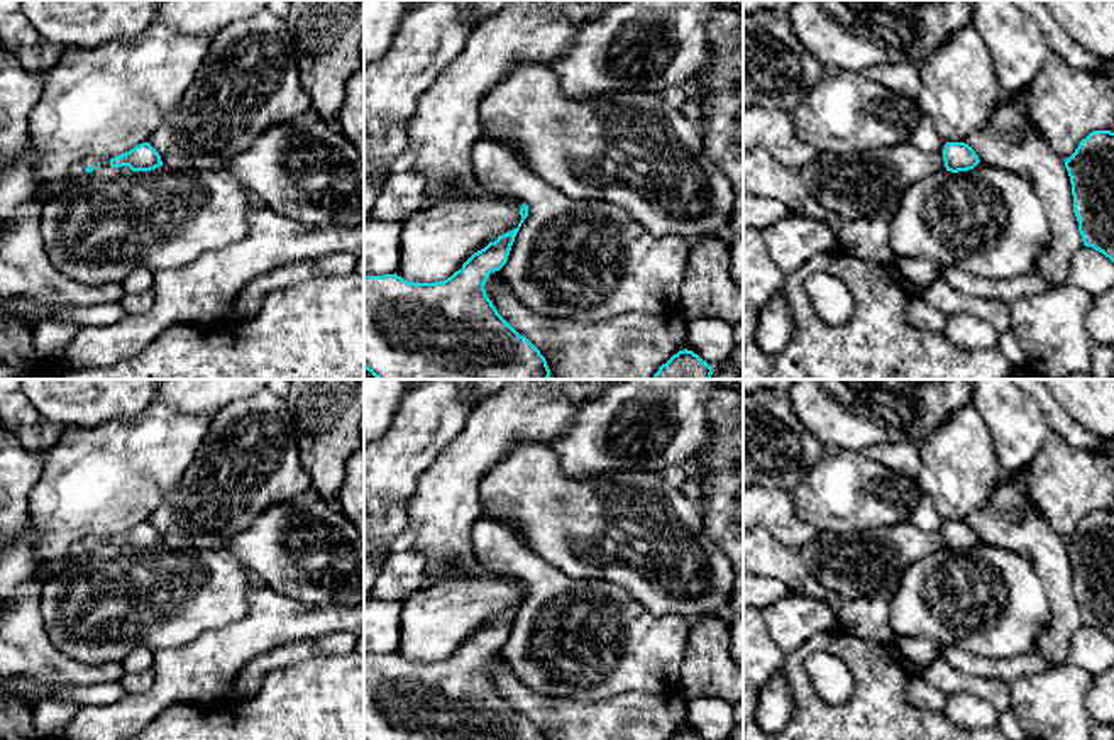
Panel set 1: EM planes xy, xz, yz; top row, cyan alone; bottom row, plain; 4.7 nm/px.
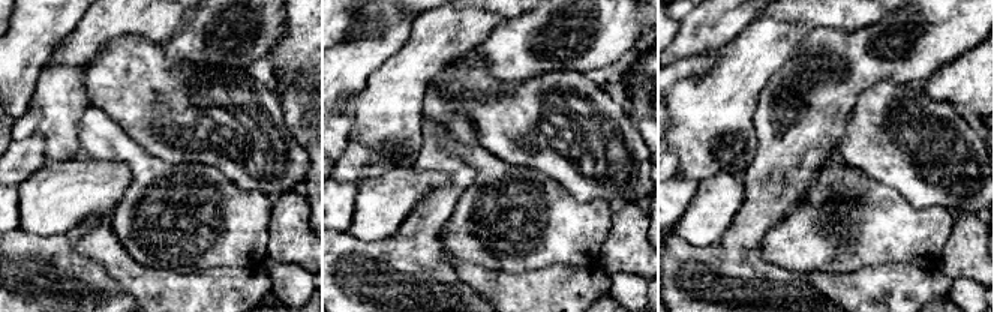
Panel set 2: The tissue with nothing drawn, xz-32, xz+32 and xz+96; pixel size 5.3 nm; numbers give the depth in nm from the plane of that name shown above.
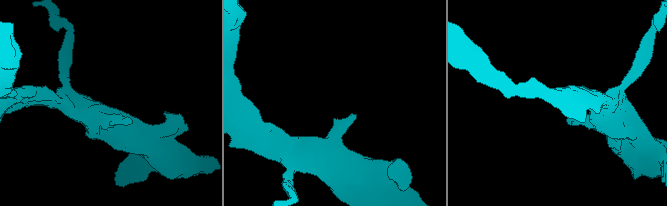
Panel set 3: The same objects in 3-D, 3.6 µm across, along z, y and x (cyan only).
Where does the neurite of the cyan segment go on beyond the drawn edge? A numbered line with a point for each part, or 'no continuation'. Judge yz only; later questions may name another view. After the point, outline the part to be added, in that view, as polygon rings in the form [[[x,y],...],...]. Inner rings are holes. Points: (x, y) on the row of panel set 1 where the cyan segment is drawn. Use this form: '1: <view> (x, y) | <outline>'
1: yz (869, 185) | [[[906,142],[845,156],[819,152],[799,173],[833,217],[889,224],[909,186],[946,169],[943,149],[924,152]]]

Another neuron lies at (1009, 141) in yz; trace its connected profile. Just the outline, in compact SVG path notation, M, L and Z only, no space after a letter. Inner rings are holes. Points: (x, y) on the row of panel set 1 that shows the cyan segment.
M1028 88L1004 91L990 120L963 142L982 164L1011 171L1031 183L1048 218L1051 240L1040 254L1033 274L1067 284L1072 256L1084 246L1073 210L1065 159L1028 119Z

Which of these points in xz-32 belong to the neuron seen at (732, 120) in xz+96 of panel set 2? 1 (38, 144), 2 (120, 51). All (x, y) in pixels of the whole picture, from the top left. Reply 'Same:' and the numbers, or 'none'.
Same: none

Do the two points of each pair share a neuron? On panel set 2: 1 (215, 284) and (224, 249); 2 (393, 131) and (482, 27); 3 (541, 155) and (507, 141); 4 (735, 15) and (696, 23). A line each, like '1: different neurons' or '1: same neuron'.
1: different neurons
2: same neuron
3: same neuron
4: same neuron

